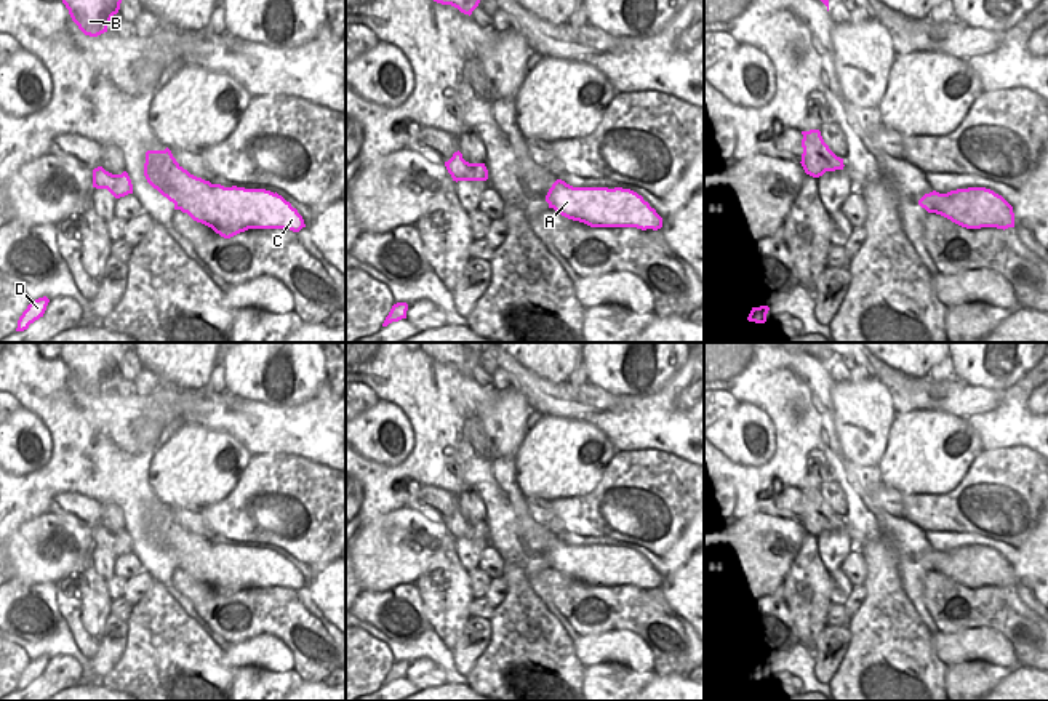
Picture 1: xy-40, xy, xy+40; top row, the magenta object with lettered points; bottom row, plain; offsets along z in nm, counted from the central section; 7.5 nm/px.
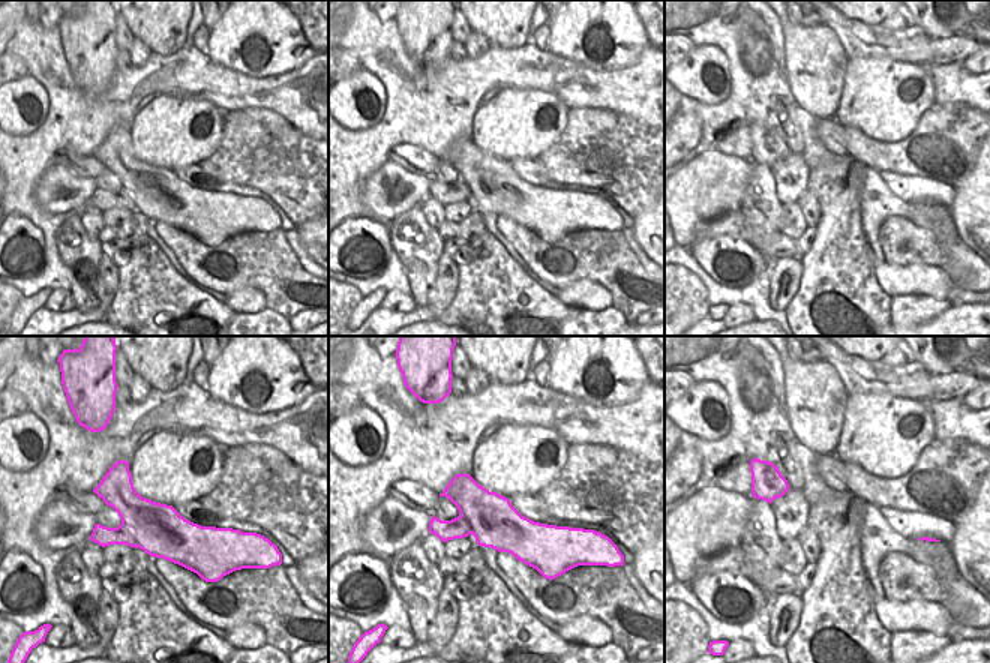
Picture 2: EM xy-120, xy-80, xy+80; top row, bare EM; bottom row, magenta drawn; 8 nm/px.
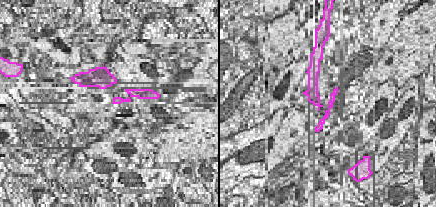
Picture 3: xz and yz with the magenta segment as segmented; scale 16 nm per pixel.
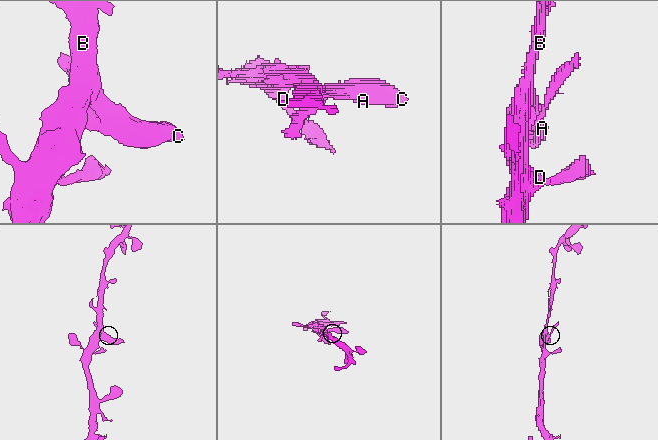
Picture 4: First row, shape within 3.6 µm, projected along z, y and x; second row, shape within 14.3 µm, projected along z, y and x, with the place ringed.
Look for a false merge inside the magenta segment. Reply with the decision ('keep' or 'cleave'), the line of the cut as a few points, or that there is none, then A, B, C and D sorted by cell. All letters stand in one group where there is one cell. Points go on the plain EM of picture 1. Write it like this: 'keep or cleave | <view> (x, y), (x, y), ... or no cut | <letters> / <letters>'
keep | no cut | A B C D

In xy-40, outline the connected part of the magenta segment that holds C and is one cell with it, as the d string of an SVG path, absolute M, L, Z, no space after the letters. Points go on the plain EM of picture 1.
M168 506L146 511L144 535L174 562L174 568L187 571L224 597L248 587L299 591L306 586L298 568L277 551L211 543L184 528Z

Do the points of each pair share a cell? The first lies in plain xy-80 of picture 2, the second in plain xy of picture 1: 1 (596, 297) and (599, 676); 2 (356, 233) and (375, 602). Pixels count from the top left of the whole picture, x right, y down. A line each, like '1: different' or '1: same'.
1: different
2: same

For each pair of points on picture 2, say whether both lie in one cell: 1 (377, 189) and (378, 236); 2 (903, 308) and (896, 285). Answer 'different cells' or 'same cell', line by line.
1: different cells
2: different cells

